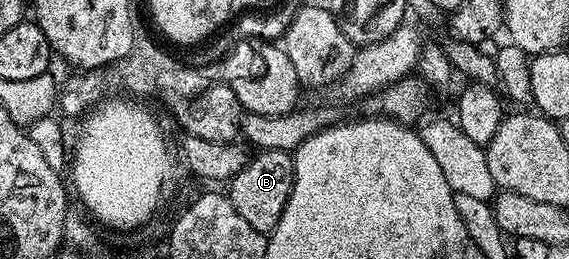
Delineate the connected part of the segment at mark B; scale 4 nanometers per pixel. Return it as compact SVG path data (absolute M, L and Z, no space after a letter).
M259 150L248 159L246 166L229 181L225 188L227 199L233 202L233 210L253 226L253 230L270 234L281 222L281 214L289 202L289 194L295 181L295 157L281 150Z

